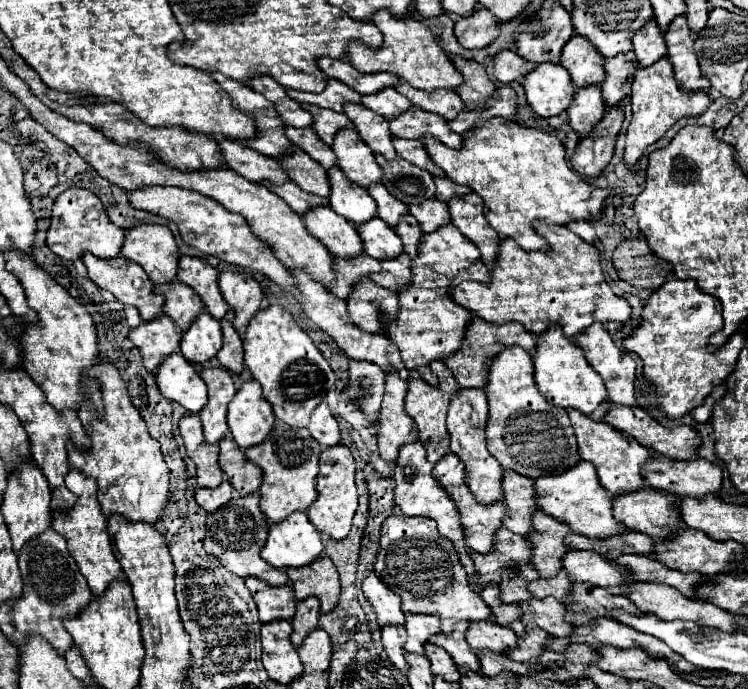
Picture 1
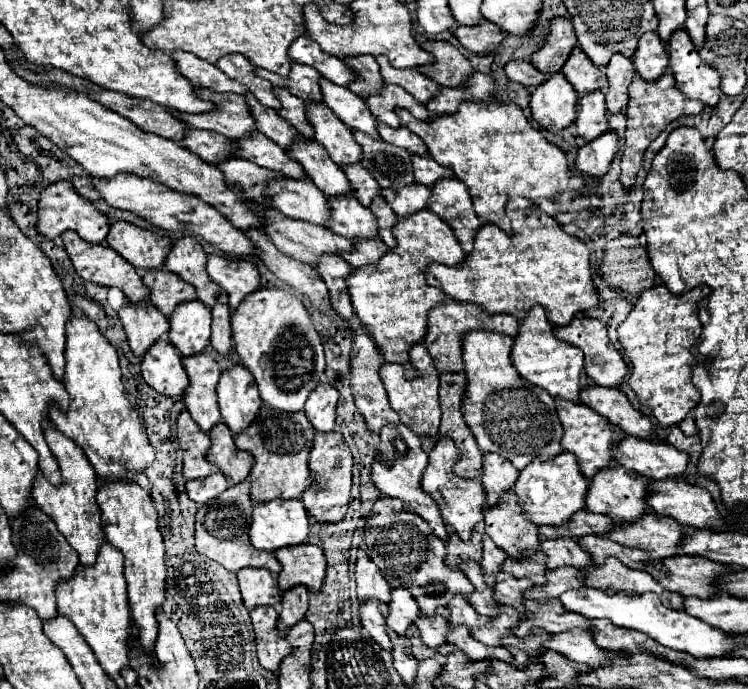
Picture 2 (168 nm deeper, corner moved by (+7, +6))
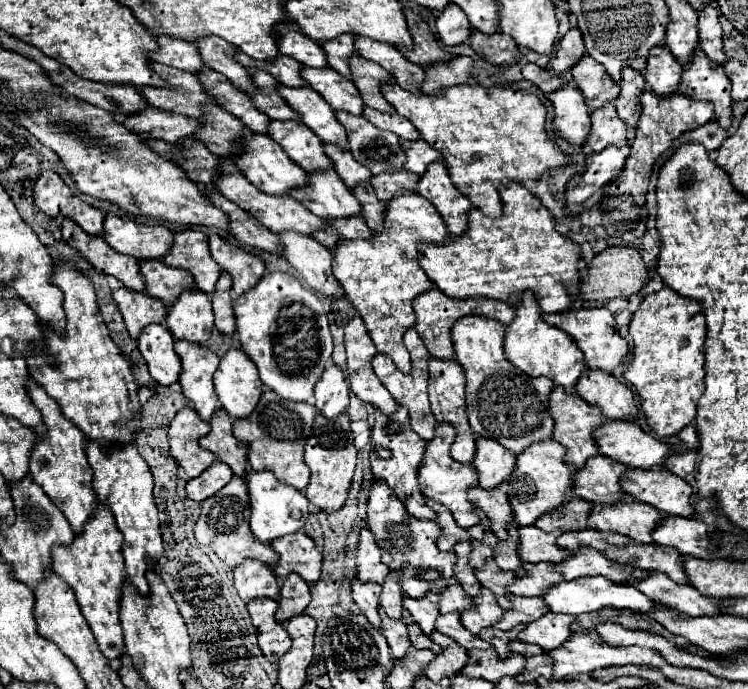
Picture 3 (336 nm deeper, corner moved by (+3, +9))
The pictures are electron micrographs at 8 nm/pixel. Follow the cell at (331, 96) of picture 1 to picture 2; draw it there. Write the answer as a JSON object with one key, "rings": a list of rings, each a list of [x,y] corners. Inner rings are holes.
{"rings":[[[293,64],[289,76],[277,76],[269,70],[255,68],[255,74],[259,78],[269,80],[273,86],[287,88],[291,94],[295,94],[301,100],[321,100],[321,88],[319,88],[319,78],[321,74],[305,64]]]}

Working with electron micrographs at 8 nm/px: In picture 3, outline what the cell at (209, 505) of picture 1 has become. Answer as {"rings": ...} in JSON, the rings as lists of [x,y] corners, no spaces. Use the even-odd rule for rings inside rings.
{"rings":[[[215,461],[209,469],[205,469],[205,473],[187,481],[187,497],[201,503],[217,491],[221,491],[231,481],[231,477],[231,469],[225,463]]]}

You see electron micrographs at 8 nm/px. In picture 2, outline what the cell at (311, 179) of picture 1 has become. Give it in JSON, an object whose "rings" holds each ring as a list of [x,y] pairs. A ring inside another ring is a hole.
{"rings":[[[253,132],[249,140],[237,140],[237,148],[241,148],[241,152],[237,152],[239,158],[251,160],[261,168],[283,172],[285,176],[293,178],[309,178],[305,170],[295,160],[291,160],[279,144],[273,144],[273,140],[261,136],[261,132]]]}

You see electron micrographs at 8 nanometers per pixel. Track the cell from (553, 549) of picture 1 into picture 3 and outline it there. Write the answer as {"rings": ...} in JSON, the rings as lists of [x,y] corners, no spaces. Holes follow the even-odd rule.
{"rings":[[[475,487],[469,491],[469,499],[479,507],[483,509],[483,513],[489,517],[491,521],[491,529],[493,533],[505,541],[509,537],[509,531],[507,531],[507,525],[513,525],[513,509],[511,509],[511,503],[509,503],[509,495],[503,493],[501,487],[493,489],[493,493],[485,493],[481,487]]]}

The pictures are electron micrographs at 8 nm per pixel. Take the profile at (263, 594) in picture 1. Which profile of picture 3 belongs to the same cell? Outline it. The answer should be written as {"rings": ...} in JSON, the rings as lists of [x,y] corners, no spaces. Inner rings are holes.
{"rings":[[[243,561],[239,567],[233,569],[235,589],[239,597],[247,603],[257,597],[279,599],[279,581],[271,567],[261,561]]]}

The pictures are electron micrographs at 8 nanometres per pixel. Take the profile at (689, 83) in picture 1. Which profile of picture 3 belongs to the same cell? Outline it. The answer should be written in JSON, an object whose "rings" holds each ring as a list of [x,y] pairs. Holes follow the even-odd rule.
{"rings":[[[695,49],[689,63],[683,65],[683,75],[679,83],[679,93],[689,93],[689,97],[705,99],[715,105],[715,119],[729,127],[731,123],[731,81],[723,67],[711,63],[701,49]]]}

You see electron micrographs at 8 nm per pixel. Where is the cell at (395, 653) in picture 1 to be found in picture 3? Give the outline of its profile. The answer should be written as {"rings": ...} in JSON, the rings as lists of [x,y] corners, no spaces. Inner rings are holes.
{"rings":[[[353,581],[353,601],[359,605],[363,615],[369,619],[369,623],[379,629],[381,627],[381,617],[379,617],[379,595],[381,595],[381,585],[377,583],[359,583]]]}

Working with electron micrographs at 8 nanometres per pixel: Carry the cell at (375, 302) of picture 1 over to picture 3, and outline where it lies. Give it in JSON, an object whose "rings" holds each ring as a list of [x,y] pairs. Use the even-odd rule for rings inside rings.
{"rings":[[[285,233],[285,237],[281,237],[281,245],[285,249],[285,259],[289,261],[289,265],[301,275],[301,279],[317,293],[323,293],[327,297],[335,297],[341,299],[345,297],[339,281],[335,279],[331,267],[333,267],[333,253],[323,247],[319,241],[315,241],[313,237],[297,237],[297,233]]]}

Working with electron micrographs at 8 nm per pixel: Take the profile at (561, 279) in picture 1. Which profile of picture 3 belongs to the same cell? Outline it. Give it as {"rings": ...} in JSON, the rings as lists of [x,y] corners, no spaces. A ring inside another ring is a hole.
{"rings":[[[507,181],[501,185],[499,195],[503,199],[503,215],[499,219],[491,219],[483,215],[479,209],[469,211],[469,227],[461,237],[451,237],[449,243],[431,245],[425,243],[419,247],[419,265],[429,275],[429,279],[449,297],[453,299],[467,299],[467,297],[489,297],[503,301],[511,307],[521,303],[523,291],[533,291],[539,307],[545,313],[565,313],[573,307],[579,287],[579,267],[581,249],[569,237],[557,233],[553,215],[549,213],[543,203],[529,193],[523,185]]]}

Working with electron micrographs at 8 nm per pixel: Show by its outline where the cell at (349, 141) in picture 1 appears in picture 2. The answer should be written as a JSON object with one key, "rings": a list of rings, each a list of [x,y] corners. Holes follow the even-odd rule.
{"rings":[[[307,102],[307,120],[315,130],[315,140],[325,146],[335,164],[359,162],[361,146],[355,142],[351,130],[323,102]]]}

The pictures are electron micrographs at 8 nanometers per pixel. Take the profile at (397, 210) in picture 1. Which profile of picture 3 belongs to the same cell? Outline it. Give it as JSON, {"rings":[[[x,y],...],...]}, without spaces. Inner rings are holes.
{"rings":[[[325,145],[325,151],[329,155],[329,159],[335,163],[335,171],[337,175],[345,181],[345,185],[349,185],[349,189],[355,189],[359,183],[369,183],[371,181],[371,171],[357,163],[355,157],[349,153],[349,149],[337,149],[331,145]]]}

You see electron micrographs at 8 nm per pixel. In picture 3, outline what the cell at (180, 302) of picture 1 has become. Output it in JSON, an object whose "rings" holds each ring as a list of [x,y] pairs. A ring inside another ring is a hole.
{"rings":[[[141,261],[141,273],[147,293],[165,305],[173,305],[183,291],[193,287],[193,275],[189,271],[169,267],[163,261]]]}

